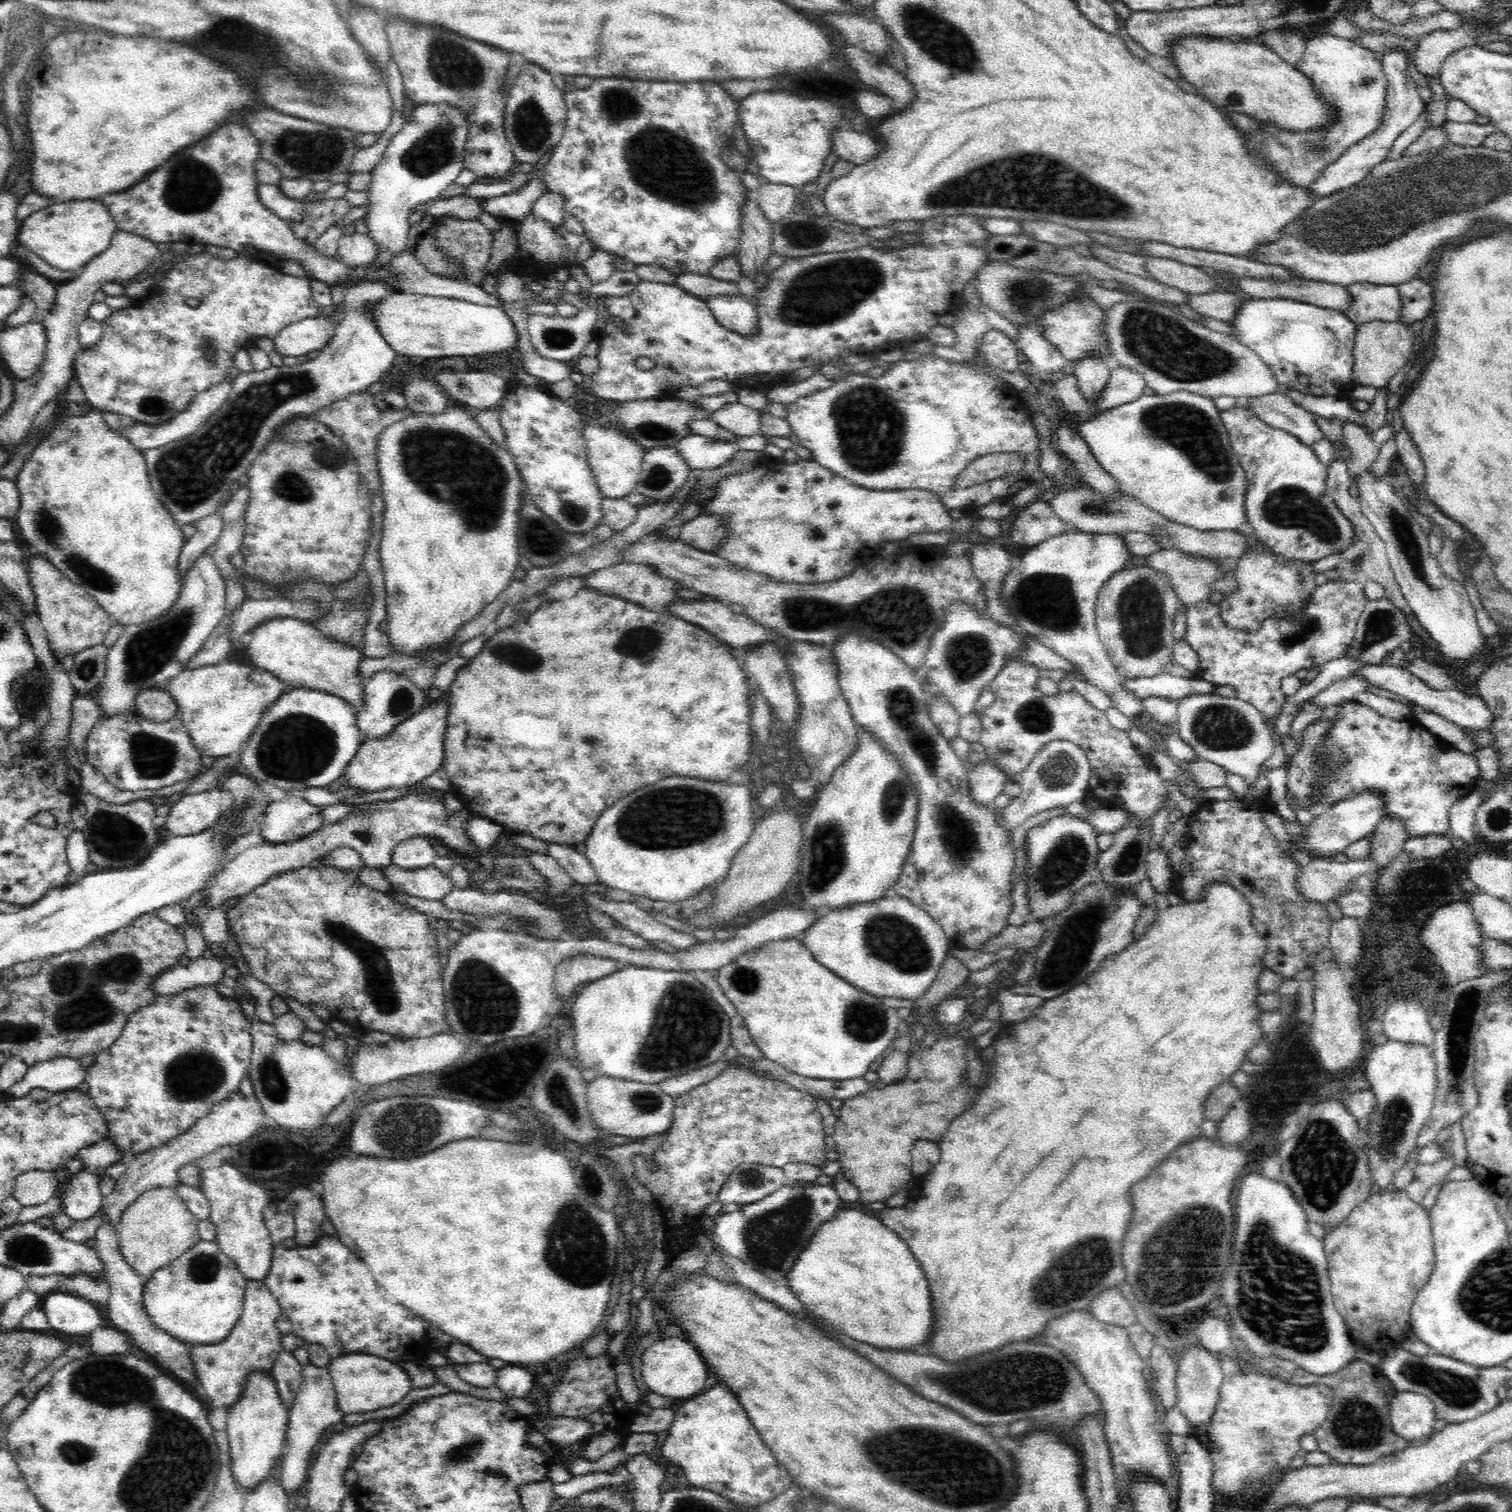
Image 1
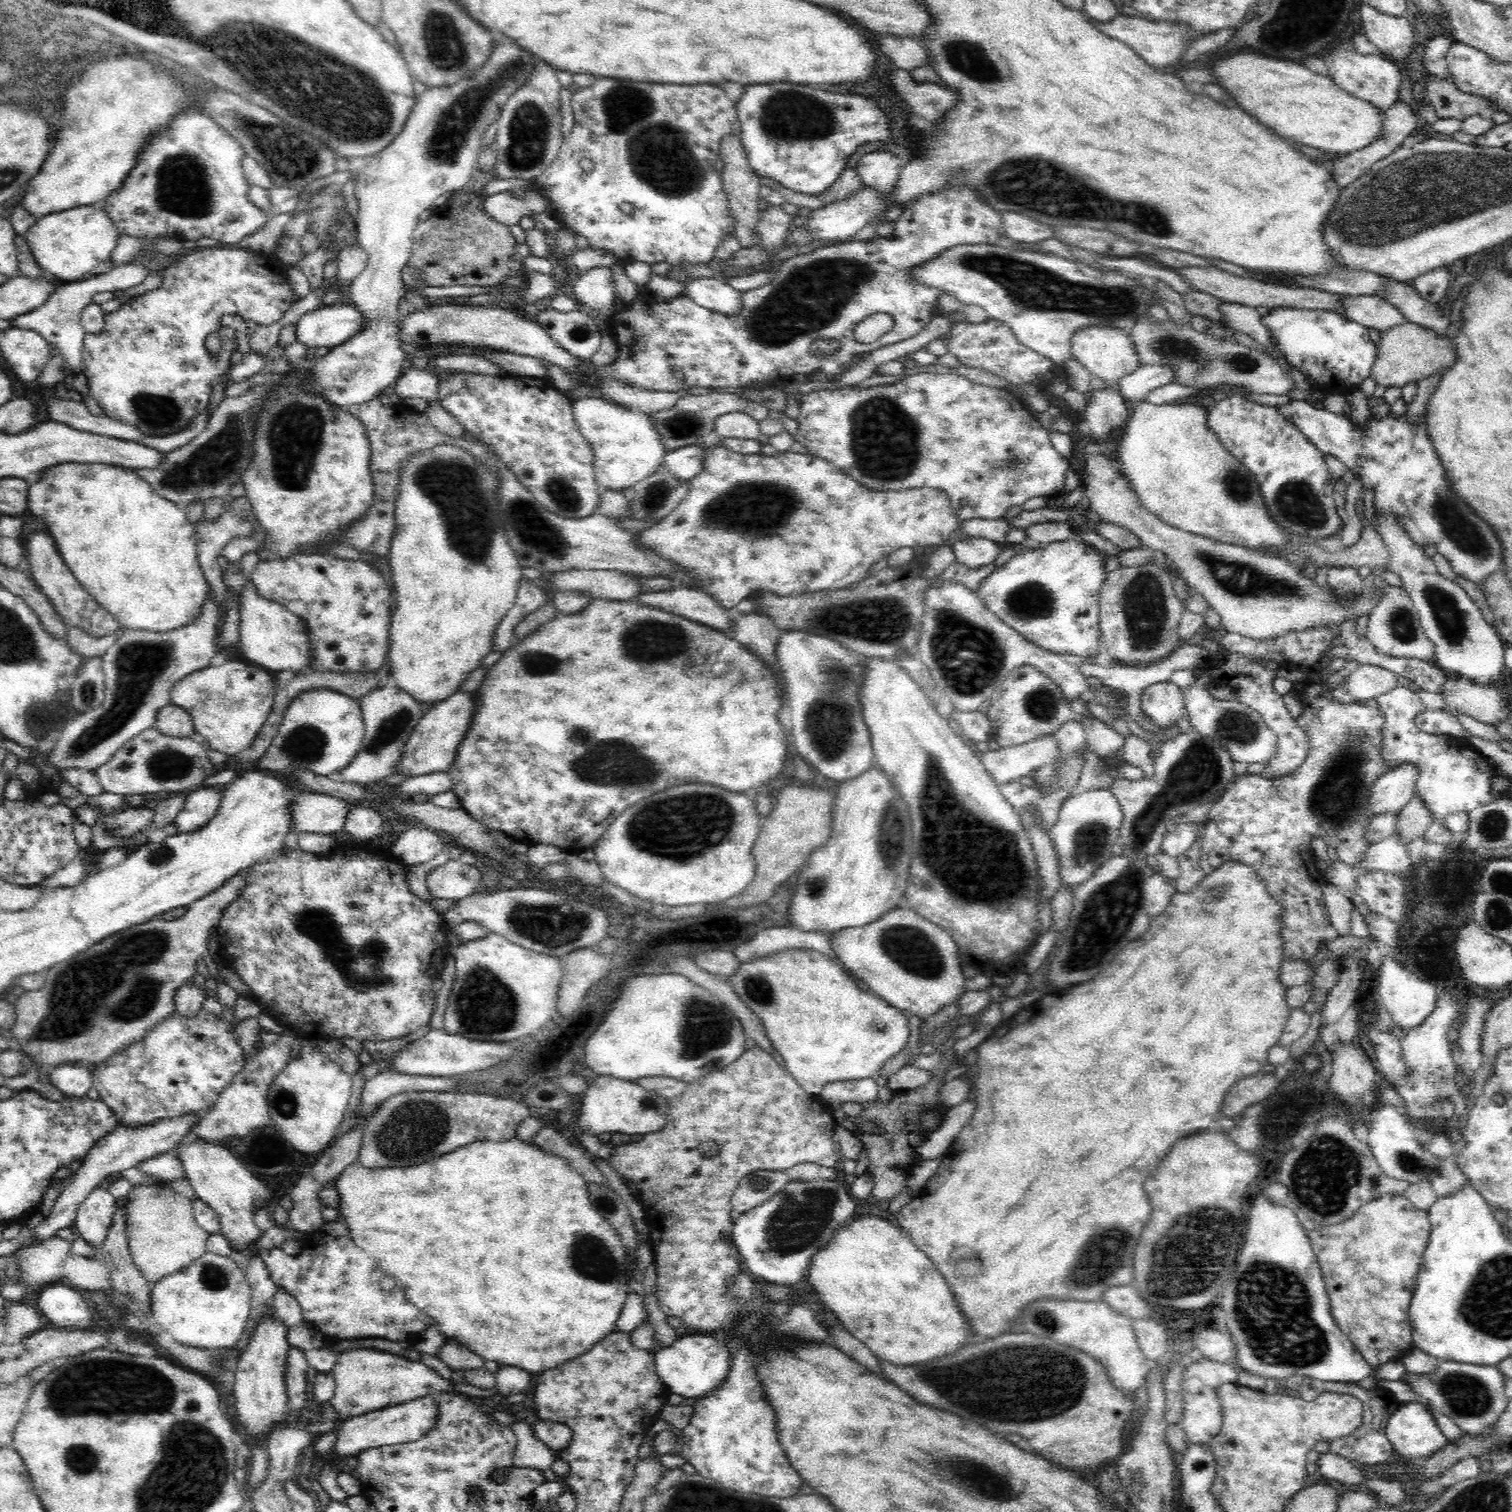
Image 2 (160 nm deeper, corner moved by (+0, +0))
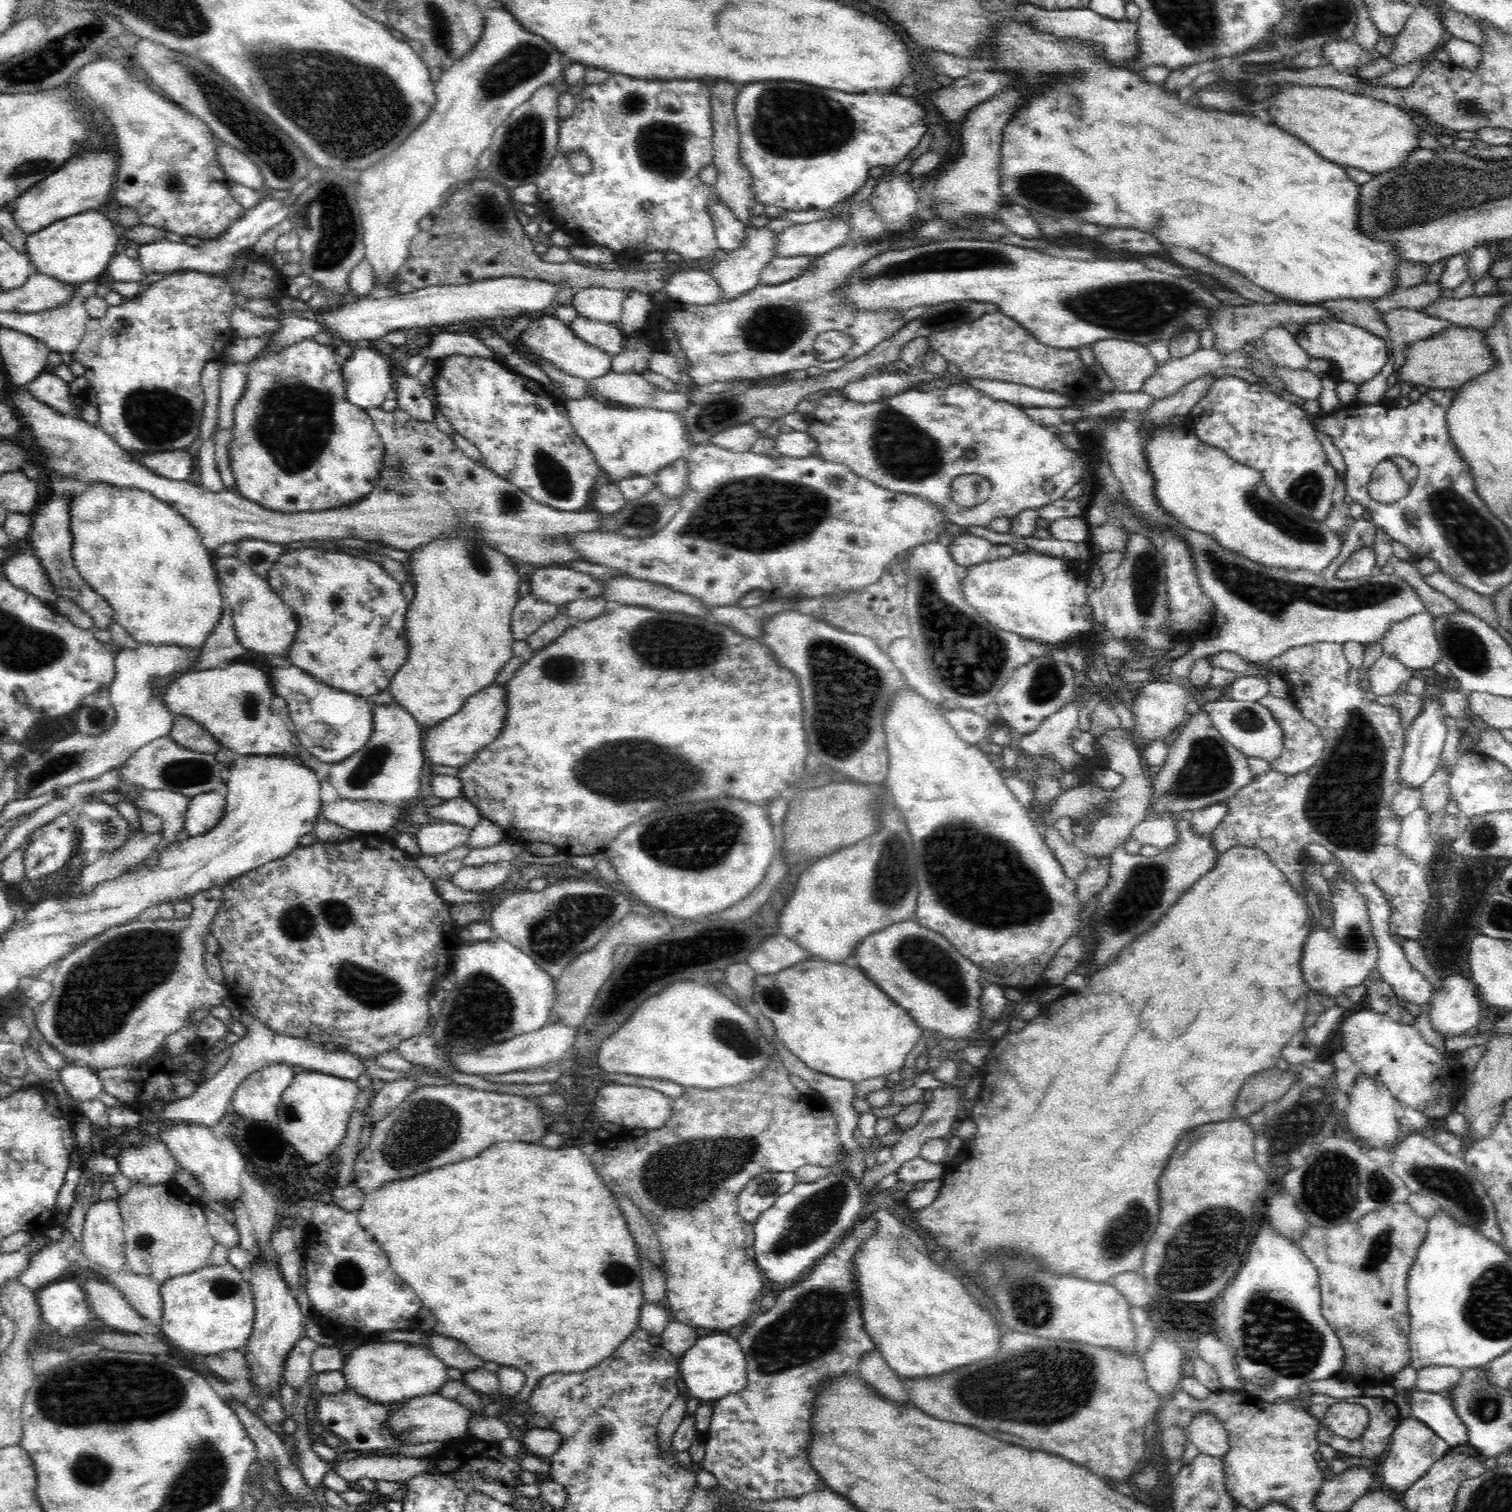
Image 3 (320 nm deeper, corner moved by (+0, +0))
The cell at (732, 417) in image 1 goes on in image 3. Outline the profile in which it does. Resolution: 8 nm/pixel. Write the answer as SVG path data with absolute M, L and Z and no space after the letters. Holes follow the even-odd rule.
M750 422L726 428L709 438L706 443L715 444L736 453L748 453L762 434Z

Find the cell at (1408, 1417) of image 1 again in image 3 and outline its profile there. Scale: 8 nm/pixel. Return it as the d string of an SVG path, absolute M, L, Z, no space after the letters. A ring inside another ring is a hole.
M1402 1419L1390 1436L1390 1449L1383 1462L1384 1484L1398 1494L1404 1494L1416 1480L1420 1480L1437 1460L1440 1460L1449 1449L1449 1444L1440 1438L1424 1423L1414 1419Z

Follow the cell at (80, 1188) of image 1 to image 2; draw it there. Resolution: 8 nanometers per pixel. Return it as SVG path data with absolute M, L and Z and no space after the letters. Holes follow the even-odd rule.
M100 1186L94 1188L84 1198L72 1227L88 1245L100 1248L100 1244L104 1244L116 1212L116 1200L108 1189Z

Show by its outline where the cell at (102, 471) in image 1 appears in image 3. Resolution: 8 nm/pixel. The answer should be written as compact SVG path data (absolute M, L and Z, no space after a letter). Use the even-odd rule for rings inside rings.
M96 482L88 486L88 490L83 493L71 494L70 498L70 533L72 533L72 558L76 569L80 571L82 578L86 583L98 592L114 609L115 620L120 626L123 626L132 638L139 644L167 644L168 646L179 646L180 648L189 648L196 650L202 648L208 636L216 630L222 618L223 597L219 585L219 578L213 564L214 557L210 556L210 551L204 546L202 536L175 508L172 508L166 502L154 498L145 490L132 490L131 488L120 488L119 486L110 486L105 482Z

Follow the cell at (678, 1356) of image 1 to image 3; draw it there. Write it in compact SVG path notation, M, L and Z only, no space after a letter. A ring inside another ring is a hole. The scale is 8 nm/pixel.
M712 1334L698 1338L697 1342L681 1359L678 1359L678 1376L681 1374L683 1382L693 1398L701 1400L720 1400L728 1394L740 1392L748 1384L748 1367L746 1355L742 1351L739 1340L724 1334Z

